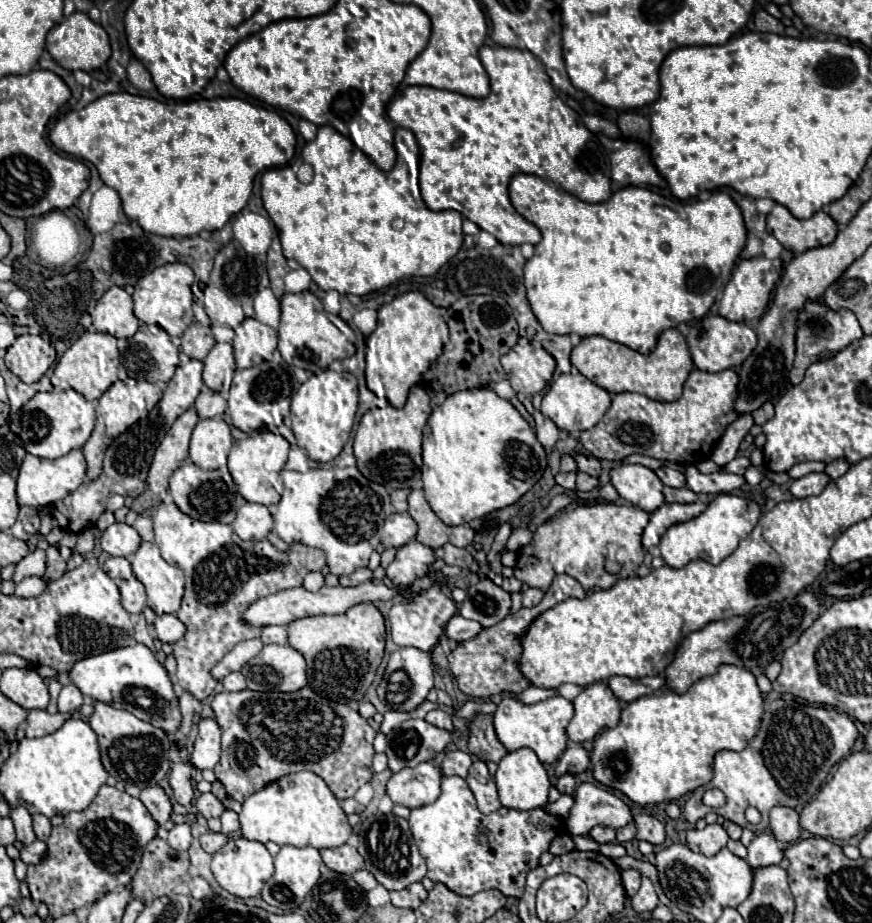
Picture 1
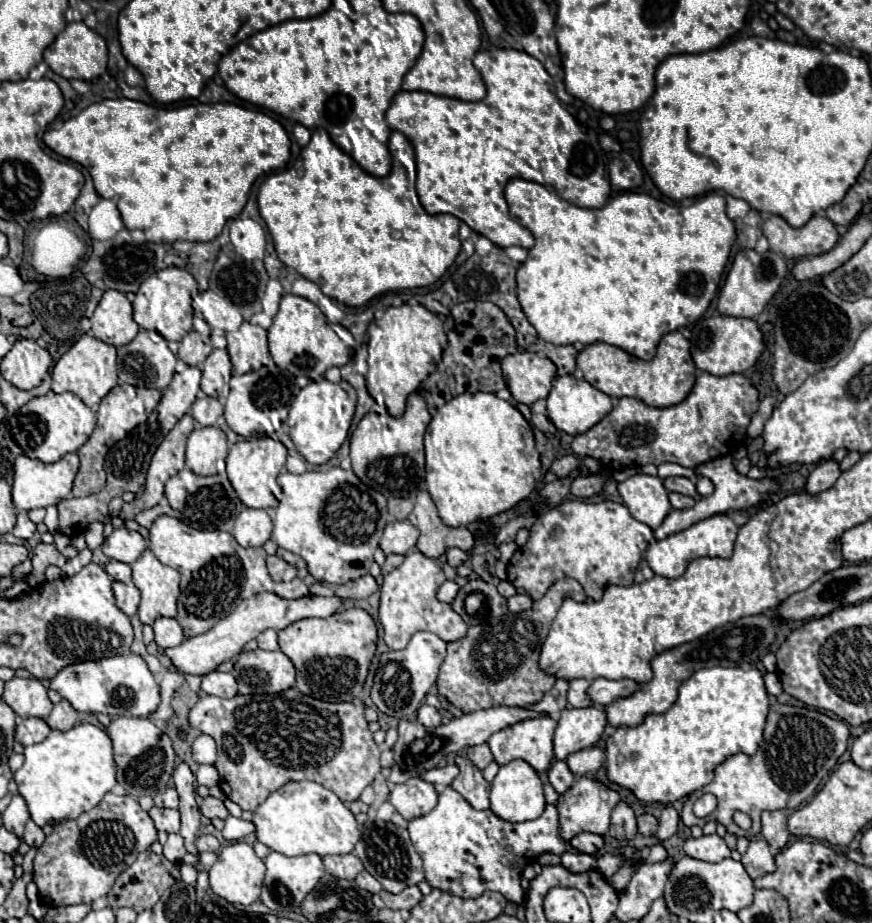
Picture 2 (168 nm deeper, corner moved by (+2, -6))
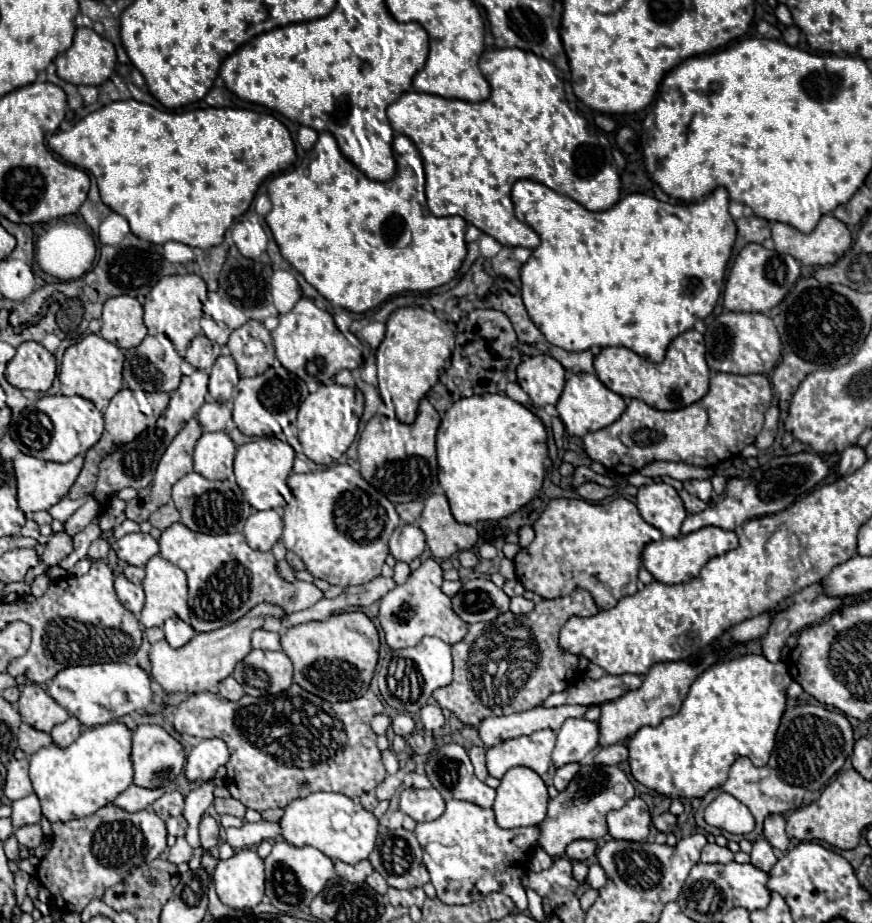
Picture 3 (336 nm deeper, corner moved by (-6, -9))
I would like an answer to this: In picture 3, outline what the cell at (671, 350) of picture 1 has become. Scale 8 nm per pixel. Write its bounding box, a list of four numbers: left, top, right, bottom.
[595,330,709,410]

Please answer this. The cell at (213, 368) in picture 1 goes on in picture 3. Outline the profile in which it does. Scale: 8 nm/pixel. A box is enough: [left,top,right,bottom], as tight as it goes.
[209,356,239,402]

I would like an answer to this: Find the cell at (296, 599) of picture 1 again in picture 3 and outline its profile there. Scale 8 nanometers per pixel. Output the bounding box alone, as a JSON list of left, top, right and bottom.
[149,604,285,694]

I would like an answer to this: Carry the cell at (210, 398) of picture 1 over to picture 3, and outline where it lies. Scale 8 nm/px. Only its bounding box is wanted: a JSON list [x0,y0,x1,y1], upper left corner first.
[197,402,231,432]

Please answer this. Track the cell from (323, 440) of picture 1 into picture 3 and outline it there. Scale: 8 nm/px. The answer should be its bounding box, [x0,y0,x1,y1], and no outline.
[297,384,363,464]

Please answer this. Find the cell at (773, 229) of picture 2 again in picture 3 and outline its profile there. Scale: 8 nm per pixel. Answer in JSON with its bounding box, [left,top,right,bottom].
[773,214,851,266]

